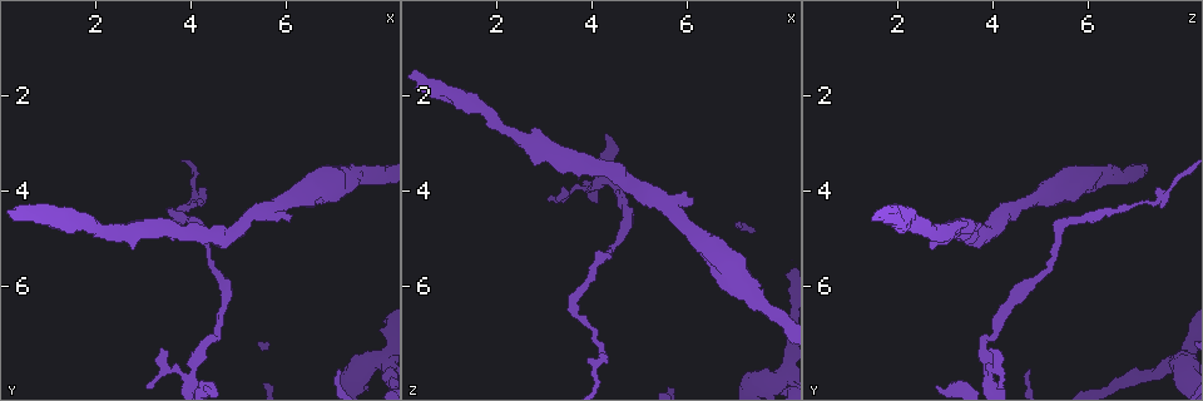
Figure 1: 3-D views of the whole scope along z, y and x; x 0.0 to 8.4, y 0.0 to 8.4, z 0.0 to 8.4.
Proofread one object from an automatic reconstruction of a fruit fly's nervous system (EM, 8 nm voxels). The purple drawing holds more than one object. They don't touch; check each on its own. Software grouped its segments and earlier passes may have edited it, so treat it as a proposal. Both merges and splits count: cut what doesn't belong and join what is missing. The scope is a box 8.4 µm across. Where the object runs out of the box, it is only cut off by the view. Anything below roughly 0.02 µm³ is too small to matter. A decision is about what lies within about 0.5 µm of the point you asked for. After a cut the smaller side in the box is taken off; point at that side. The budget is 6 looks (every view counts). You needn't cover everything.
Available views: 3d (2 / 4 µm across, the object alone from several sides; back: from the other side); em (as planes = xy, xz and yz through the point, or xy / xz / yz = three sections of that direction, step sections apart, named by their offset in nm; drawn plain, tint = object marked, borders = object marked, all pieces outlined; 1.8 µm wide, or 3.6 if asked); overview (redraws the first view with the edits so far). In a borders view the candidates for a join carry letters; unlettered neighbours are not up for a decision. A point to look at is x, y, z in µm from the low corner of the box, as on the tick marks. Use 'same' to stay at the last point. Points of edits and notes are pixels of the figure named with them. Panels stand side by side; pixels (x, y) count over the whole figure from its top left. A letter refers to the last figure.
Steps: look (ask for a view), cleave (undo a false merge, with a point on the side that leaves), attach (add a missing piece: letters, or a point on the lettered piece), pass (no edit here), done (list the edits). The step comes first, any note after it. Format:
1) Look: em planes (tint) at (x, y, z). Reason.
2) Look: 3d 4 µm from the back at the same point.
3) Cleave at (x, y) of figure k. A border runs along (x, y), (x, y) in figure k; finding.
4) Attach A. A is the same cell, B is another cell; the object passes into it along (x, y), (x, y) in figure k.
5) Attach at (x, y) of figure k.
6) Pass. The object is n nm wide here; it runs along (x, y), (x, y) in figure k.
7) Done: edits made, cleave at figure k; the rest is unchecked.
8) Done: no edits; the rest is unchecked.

Look: 3d 4 µm at (3.65, 4.40, 6.50). Abrupt turn.

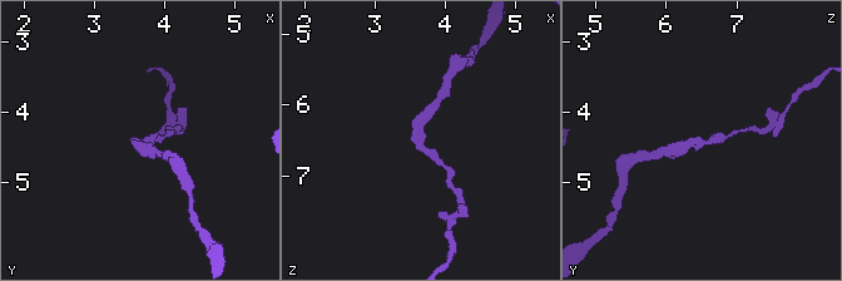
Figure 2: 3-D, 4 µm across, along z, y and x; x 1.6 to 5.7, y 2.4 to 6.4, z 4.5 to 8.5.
Look: em planes (tint) at (3.60, 4.45, 6.50).

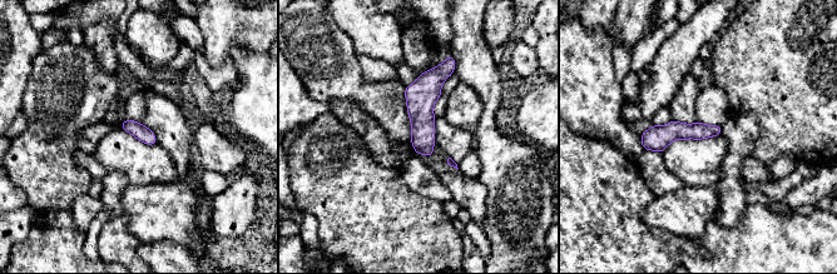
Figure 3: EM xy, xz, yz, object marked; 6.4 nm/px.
Look: em planes (borders) at the same point. What lies round it.

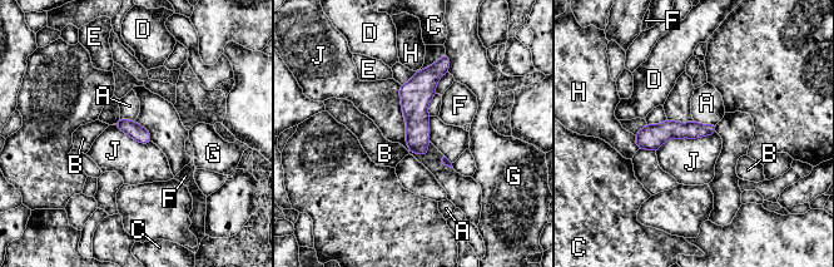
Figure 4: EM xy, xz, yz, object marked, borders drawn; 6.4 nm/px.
Pass. The object is 100 nm wide here; A, B, C, D, E, F, G, H and J are other cells; one cell here.

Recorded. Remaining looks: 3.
Look: 3d 4 µm at (7.80, 7.55, 7.95). Sharp bend.

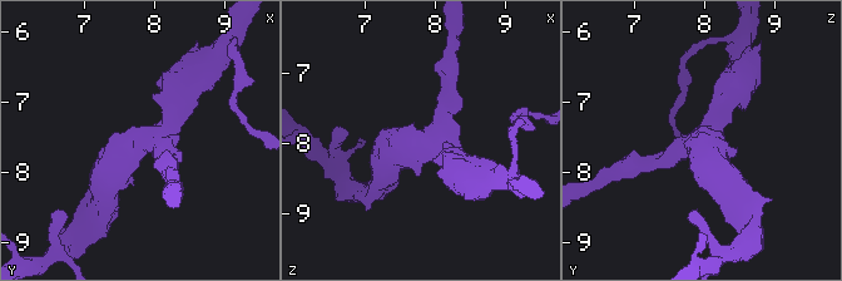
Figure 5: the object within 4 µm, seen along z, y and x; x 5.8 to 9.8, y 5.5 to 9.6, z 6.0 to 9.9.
Look: em 3.6 µm planes (tint) at (7.75, 7.65, 7.95). Now the EM.

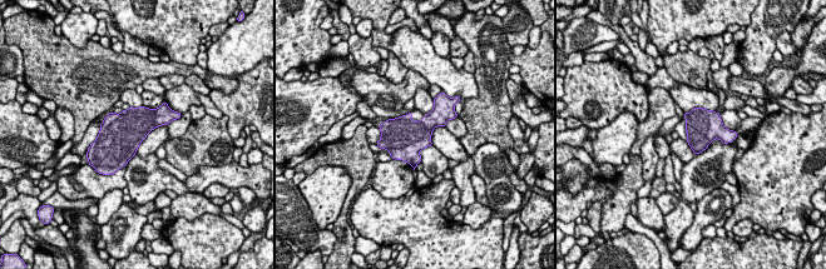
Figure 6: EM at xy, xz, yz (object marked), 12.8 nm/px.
Look: em 3.6 µm planes (borders) at the same point. What lies round it.

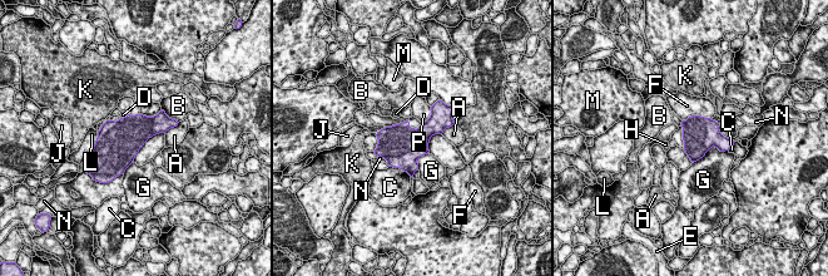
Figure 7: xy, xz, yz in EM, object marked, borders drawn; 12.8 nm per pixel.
Pass. A, B, C, D, E, F, G, H, J, K, L, M, N and P are other cells; 3 arms meet here; the arms are 240, 320, 550 nm wide; continuous, no second cell.

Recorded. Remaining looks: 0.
Done: no edits; the rest is unchecked.

